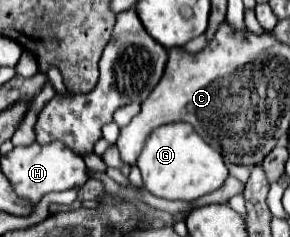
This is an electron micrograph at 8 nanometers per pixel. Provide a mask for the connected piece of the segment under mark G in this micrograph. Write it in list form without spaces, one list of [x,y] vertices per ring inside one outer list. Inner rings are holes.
[[[165,124],[147,138],[137,166],[143,176],[145,188],[159,198],[167,200],[195,200],[203,194],[217,190],[227,178],[223,156],[213,150],[189,124]]]

